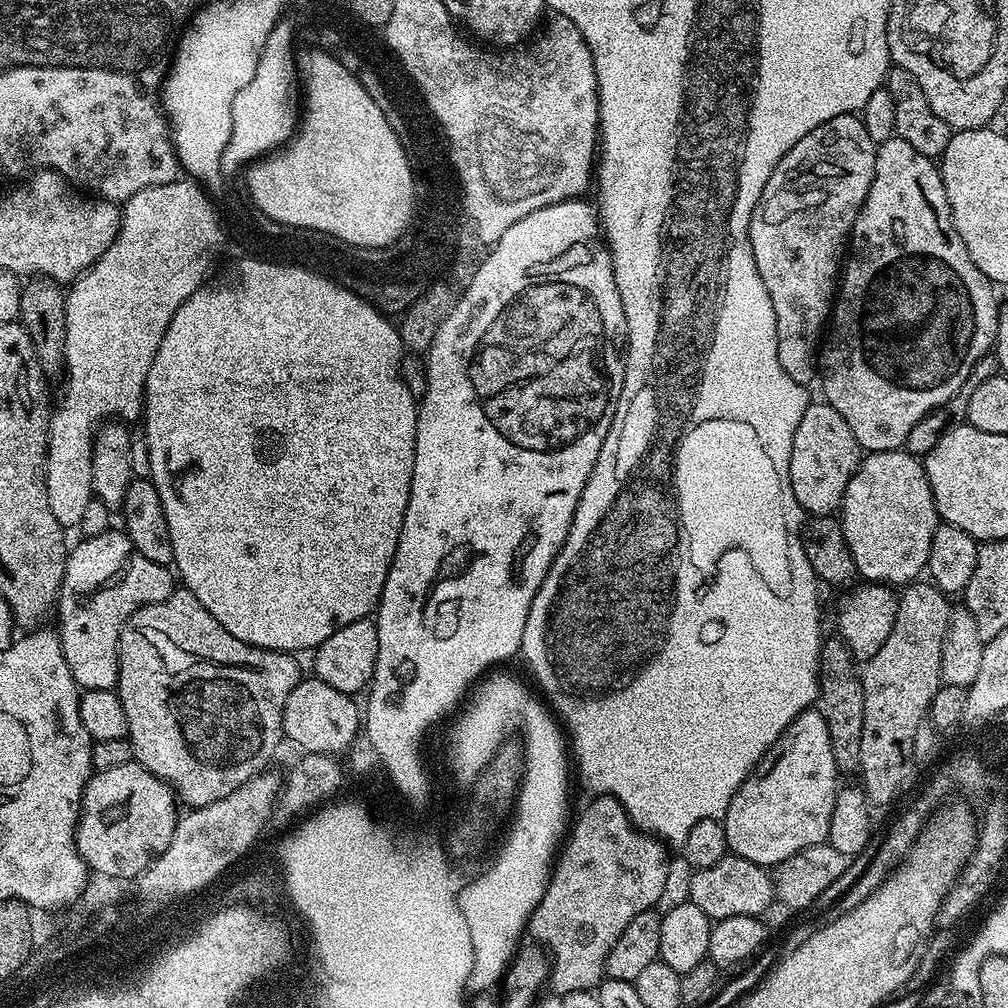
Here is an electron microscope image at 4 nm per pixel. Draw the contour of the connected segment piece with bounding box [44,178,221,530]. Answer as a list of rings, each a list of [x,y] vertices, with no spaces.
[[[181,178],[170,182],[166,186],[150,186],[146,190],[138,190],[130,199],[123,201],[120,213],[120,229],[116,231],[114,242],[102,254],[102,258],[95,260],[87,272],[83,272],[75,280],[71,281],[64,297],[64,309],[66,310],[66,346],[64,347],[64,393],[60,396],[60,401],[55,401],[48,417],[48,457],[44,463],[44,477],[46,478],[46,494],[50,502],[50,510],[54,510],[54,518],[66,530],[75,529],[82,522],[82,513],[86,506],[93,500],[92,495],[92,437],[95,436],[97,428],[105,422],[120,421],[129,422],[141,415],[144,411],[144,387],[150,366],[156,357],[158,346],[182,302],[186,298],[193,296],[200,288],[204,287],[209,279],[211,262],[213,261],[214,242],[220,240],[220,232],[216,228],[221,221],[212,221],[212,212],[207,209],[204,200],[209,197],[199,183],[193,182],[188,178]]]

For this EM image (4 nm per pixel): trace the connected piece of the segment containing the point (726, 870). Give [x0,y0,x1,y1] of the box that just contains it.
[689,854,775,921]

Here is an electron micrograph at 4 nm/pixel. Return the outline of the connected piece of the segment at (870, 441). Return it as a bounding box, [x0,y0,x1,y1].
[818,135,1001,452]

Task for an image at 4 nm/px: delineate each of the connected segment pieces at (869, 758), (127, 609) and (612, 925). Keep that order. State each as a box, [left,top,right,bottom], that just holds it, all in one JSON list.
[[859,582,954,805],[58,530,173,691],[527,795,670,998]]

